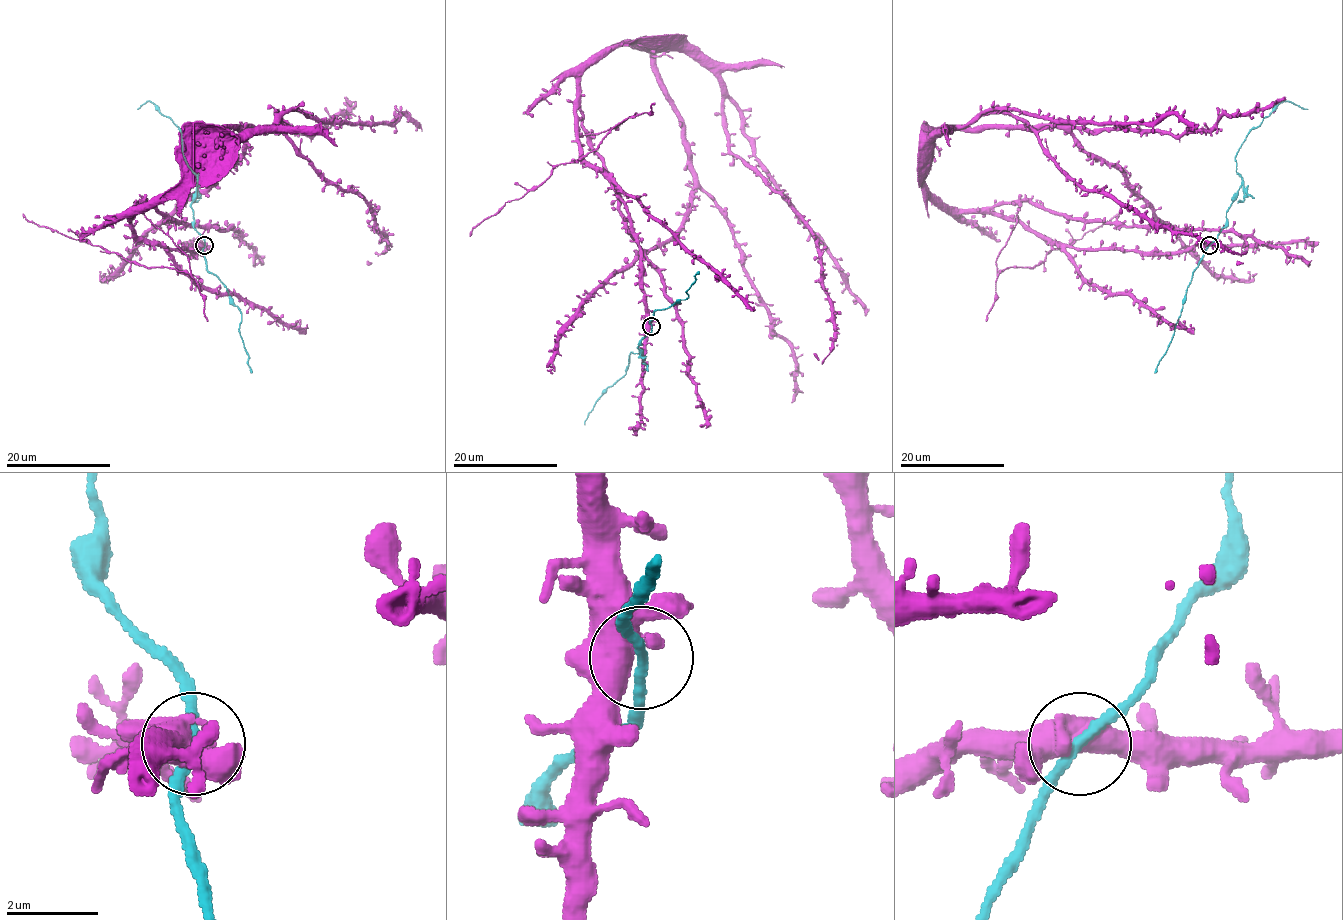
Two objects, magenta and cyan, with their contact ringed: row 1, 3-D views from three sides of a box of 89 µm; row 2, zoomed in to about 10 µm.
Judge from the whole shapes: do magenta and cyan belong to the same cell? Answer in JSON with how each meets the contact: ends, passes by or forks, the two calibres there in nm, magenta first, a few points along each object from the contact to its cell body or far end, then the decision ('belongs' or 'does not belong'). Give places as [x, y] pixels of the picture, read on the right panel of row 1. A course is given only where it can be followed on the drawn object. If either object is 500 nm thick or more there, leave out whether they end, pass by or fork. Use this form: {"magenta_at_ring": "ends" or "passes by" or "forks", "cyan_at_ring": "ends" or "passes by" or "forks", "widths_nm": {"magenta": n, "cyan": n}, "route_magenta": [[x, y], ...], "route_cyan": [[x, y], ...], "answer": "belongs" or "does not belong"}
{"magenta_at_ring": "forks", "cyan_at_ring": "passes by", "widths_nm": {"magenta": 460, "cyan": 200}, "route_magenta": [[1209, 245], [1076, 250], [948, 209], [924, 185], [929, 144], [1011, 113], [1087, 189], [1222, 243], [1236, 264]], "route_cyan": [[1209, 245], [1224, 226], [1226, 211], [1241, 183], [1235, 156], [1248, 133], [1283, 102], [1308, 109]], "answer": "belongs"}

